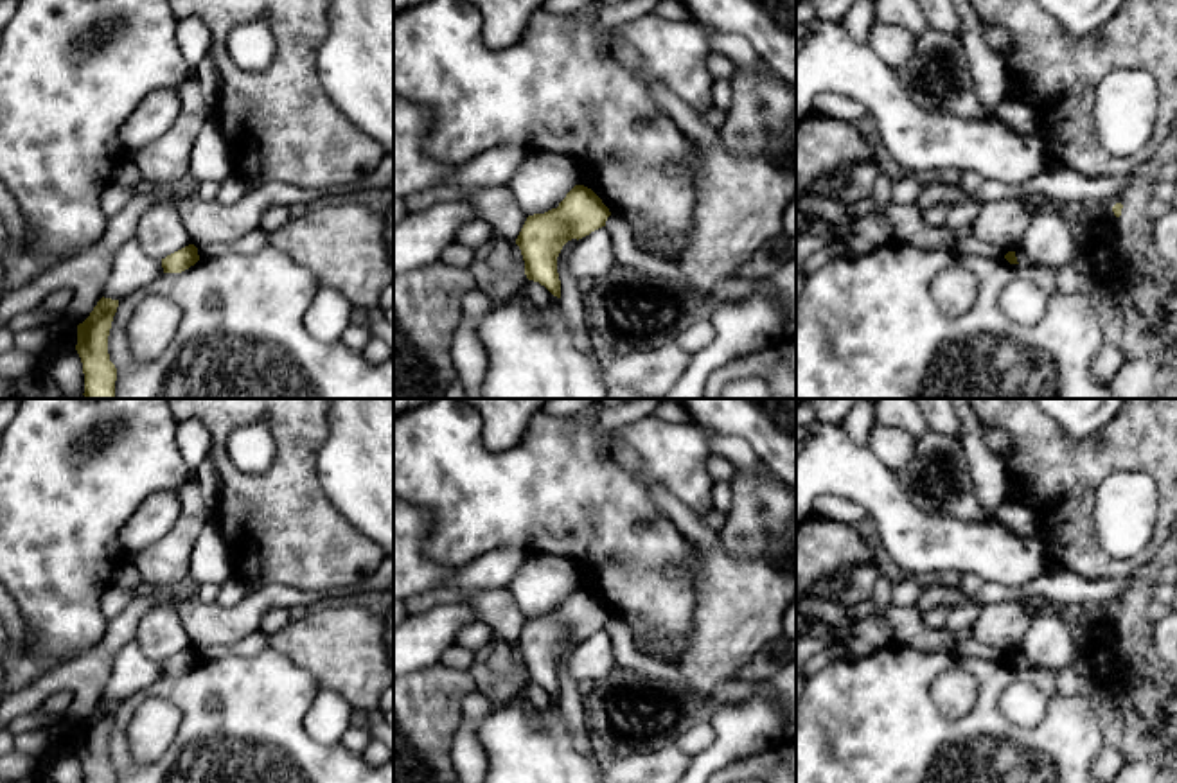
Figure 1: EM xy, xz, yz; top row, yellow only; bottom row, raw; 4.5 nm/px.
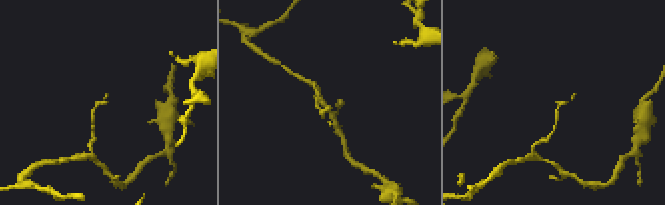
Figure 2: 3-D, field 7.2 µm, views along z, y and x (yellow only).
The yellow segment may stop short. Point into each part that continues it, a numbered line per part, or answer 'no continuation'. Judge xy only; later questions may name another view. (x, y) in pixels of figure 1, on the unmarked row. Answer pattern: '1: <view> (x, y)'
no continuation

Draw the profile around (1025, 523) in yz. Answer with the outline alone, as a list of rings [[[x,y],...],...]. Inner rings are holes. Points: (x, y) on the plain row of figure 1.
[[[1008,497],[999,501],[992,515],[997,523],[1021,539],[1040,537],[1040,519],[1035,510],[1028,510]]]

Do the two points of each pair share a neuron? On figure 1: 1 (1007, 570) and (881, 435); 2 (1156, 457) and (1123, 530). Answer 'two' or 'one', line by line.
1: two
2: two

